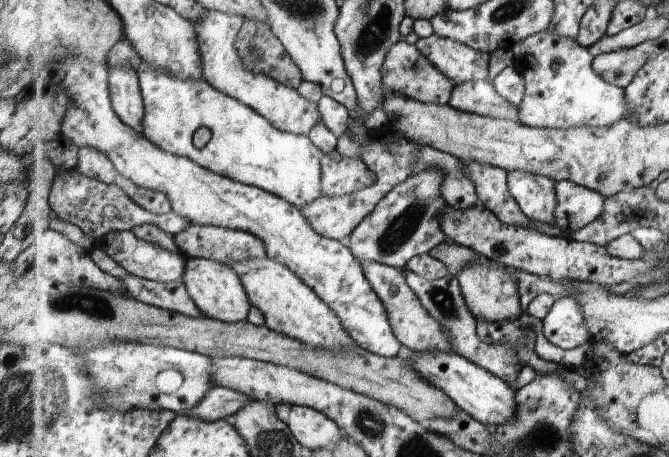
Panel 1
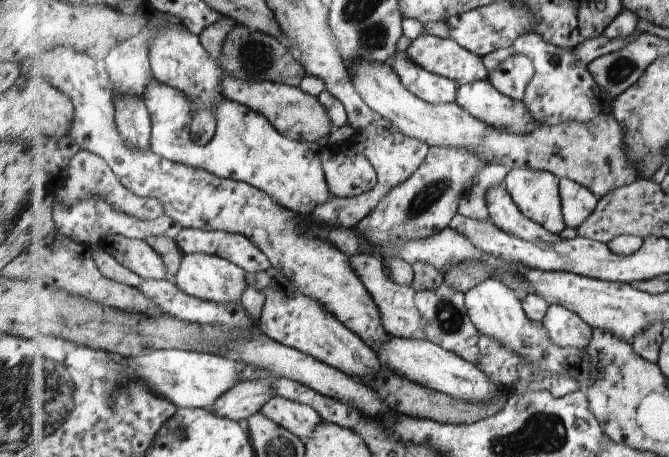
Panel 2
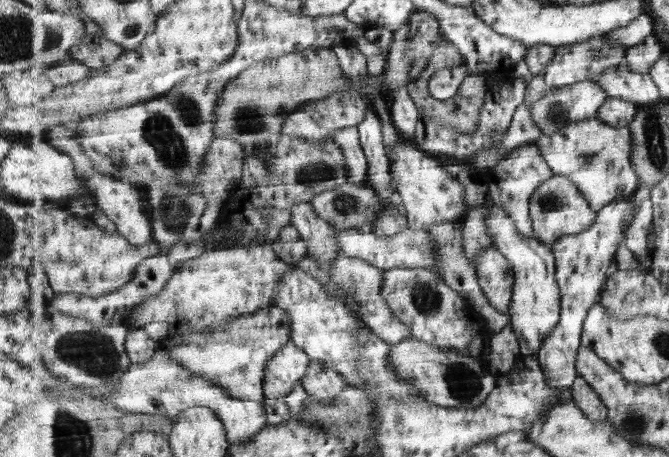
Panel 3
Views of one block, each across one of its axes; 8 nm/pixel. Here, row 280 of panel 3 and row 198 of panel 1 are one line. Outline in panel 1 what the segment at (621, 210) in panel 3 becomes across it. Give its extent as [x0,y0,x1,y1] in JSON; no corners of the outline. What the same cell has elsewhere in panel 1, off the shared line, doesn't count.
[554,180,606,237]

